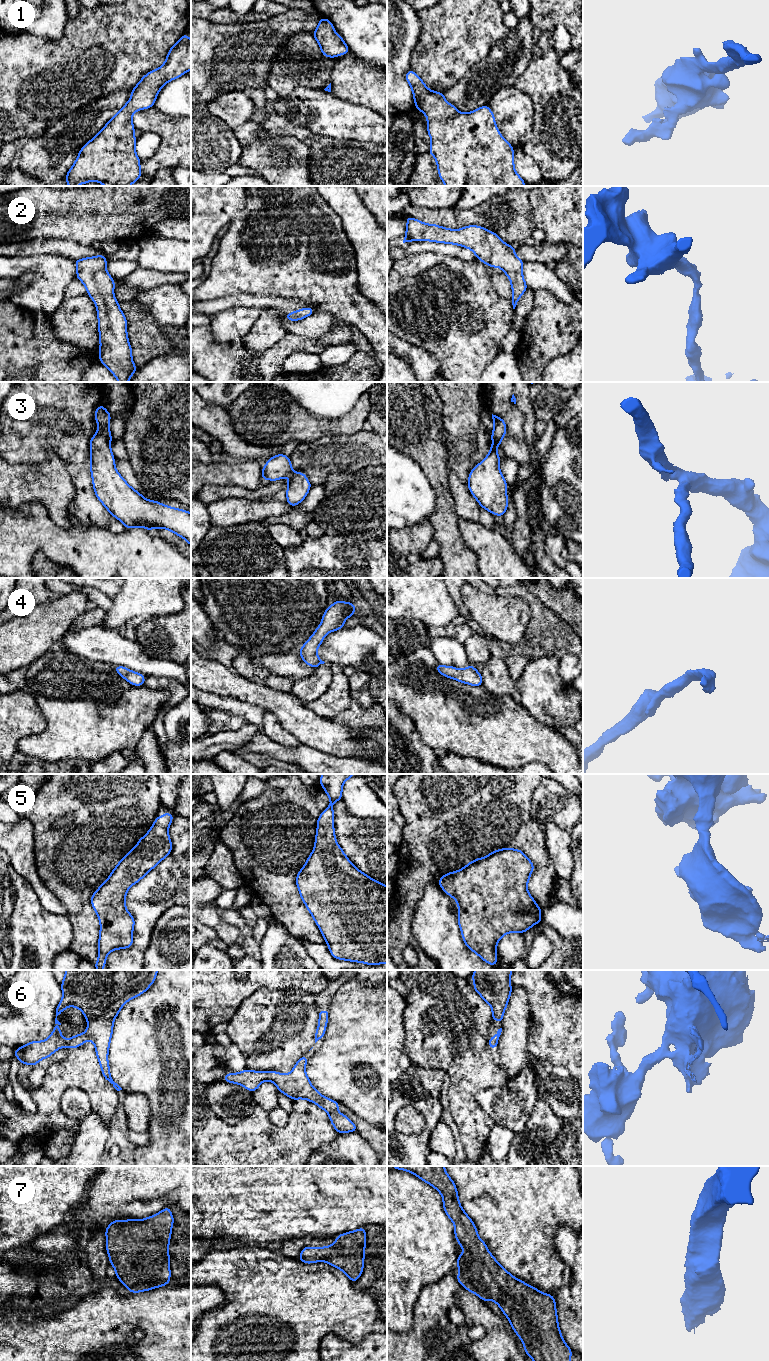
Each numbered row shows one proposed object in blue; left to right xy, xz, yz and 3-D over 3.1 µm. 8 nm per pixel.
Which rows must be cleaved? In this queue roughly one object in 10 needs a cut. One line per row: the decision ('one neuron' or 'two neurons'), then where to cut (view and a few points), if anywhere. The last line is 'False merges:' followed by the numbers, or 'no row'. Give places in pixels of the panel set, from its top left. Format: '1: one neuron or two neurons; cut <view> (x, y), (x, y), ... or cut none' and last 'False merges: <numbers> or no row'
1: one neuron; cut none
2: one neuron; cut none
3: one neuron; cut none
4: one neuron; cut none
5: one neuron; cut none
6: one neuron; cut none
7: one neuron; cut none
False merges: no row

